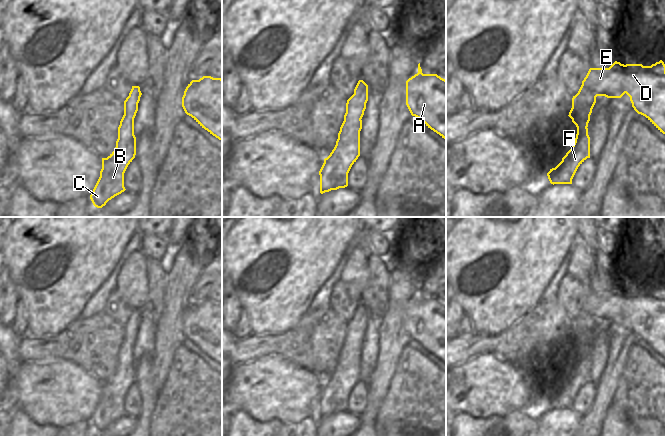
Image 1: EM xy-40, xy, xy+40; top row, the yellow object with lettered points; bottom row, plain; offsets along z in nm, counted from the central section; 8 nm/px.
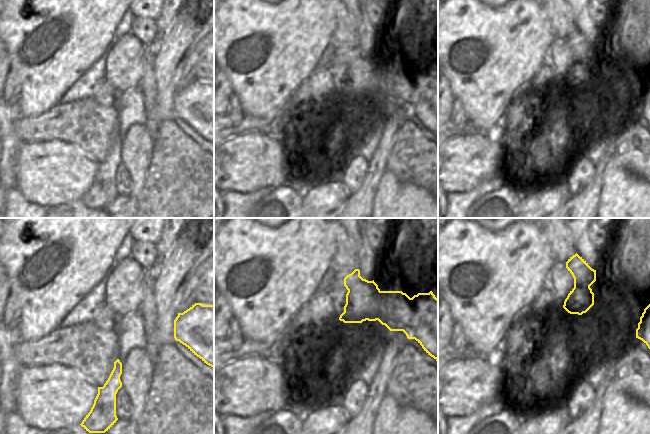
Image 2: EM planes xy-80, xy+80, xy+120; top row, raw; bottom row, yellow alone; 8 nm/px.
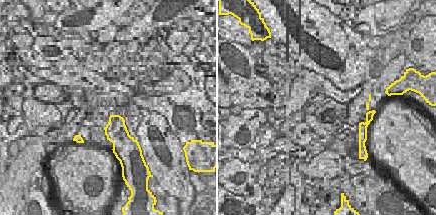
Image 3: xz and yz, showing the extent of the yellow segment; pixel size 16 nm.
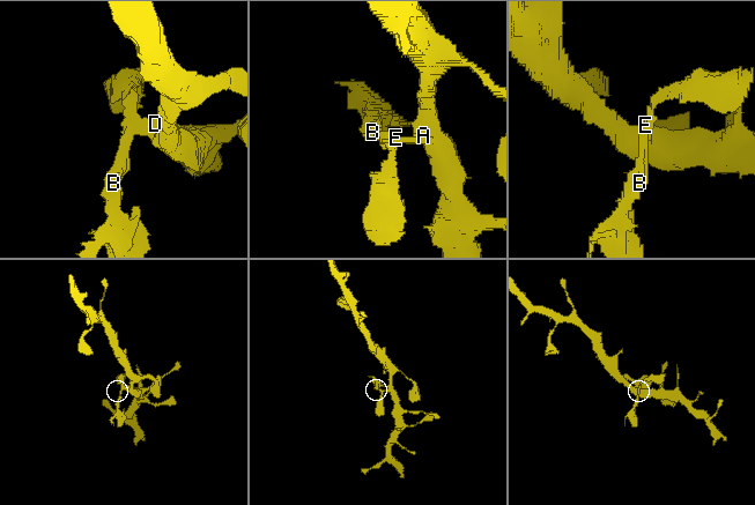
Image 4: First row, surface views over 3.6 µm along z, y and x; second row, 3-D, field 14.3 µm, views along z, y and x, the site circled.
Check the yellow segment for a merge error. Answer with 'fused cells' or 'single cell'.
fused cells

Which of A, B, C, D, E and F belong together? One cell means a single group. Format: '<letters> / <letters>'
A D E / B C F

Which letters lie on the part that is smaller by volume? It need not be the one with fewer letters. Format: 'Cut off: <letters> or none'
Cut off: B, C, F

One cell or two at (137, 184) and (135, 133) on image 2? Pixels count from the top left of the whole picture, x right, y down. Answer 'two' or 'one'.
one

